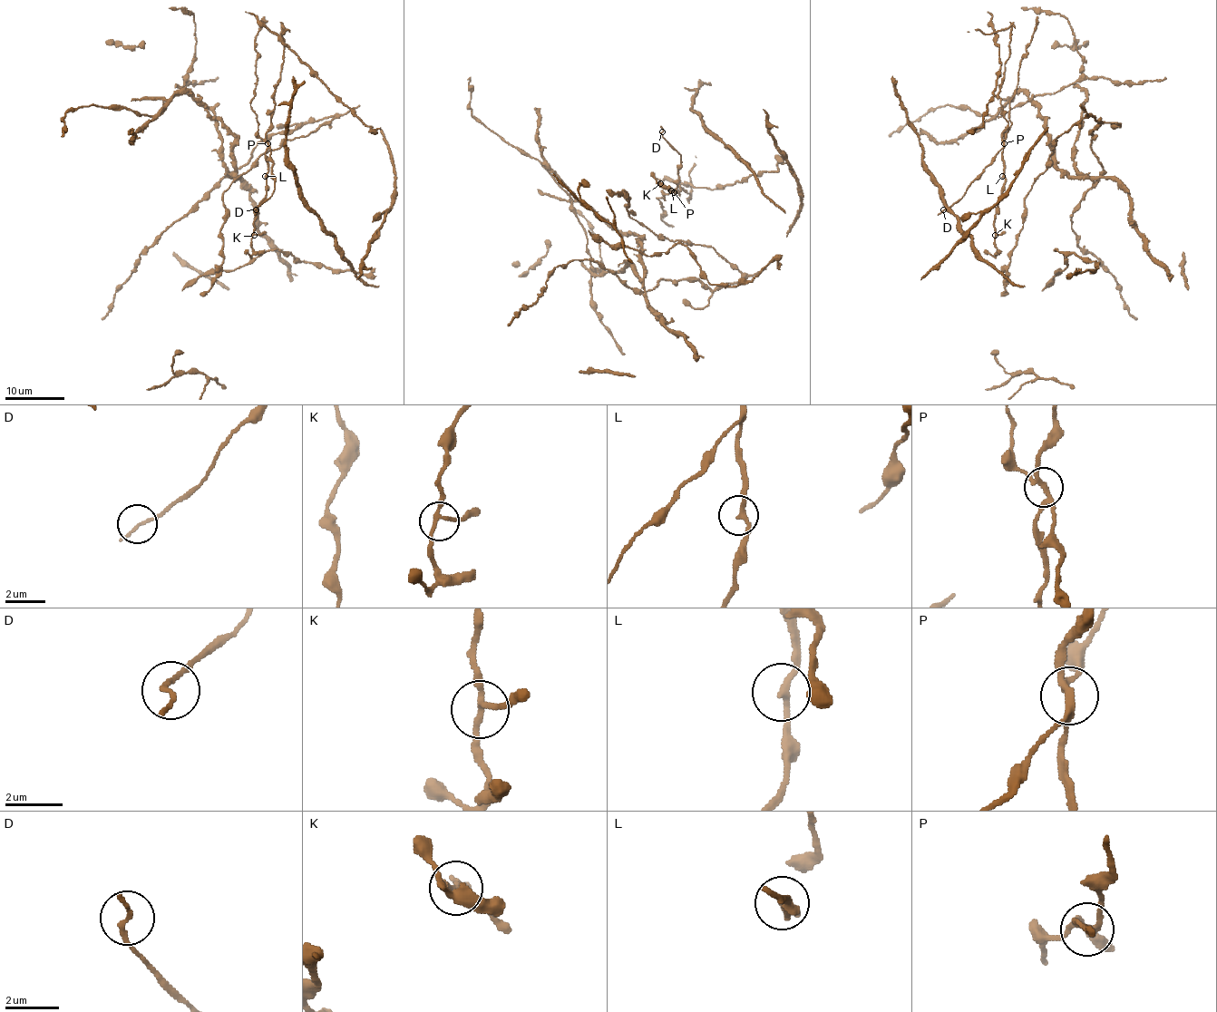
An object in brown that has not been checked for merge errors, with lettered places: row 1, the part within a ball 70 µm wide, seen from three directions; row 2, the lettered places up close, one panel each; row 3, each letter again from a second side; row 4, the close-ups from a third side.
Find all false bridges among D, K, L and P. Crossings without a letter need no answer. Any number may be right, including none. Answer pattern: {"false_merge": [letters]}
{"false_merge": ["D", "P"]}

